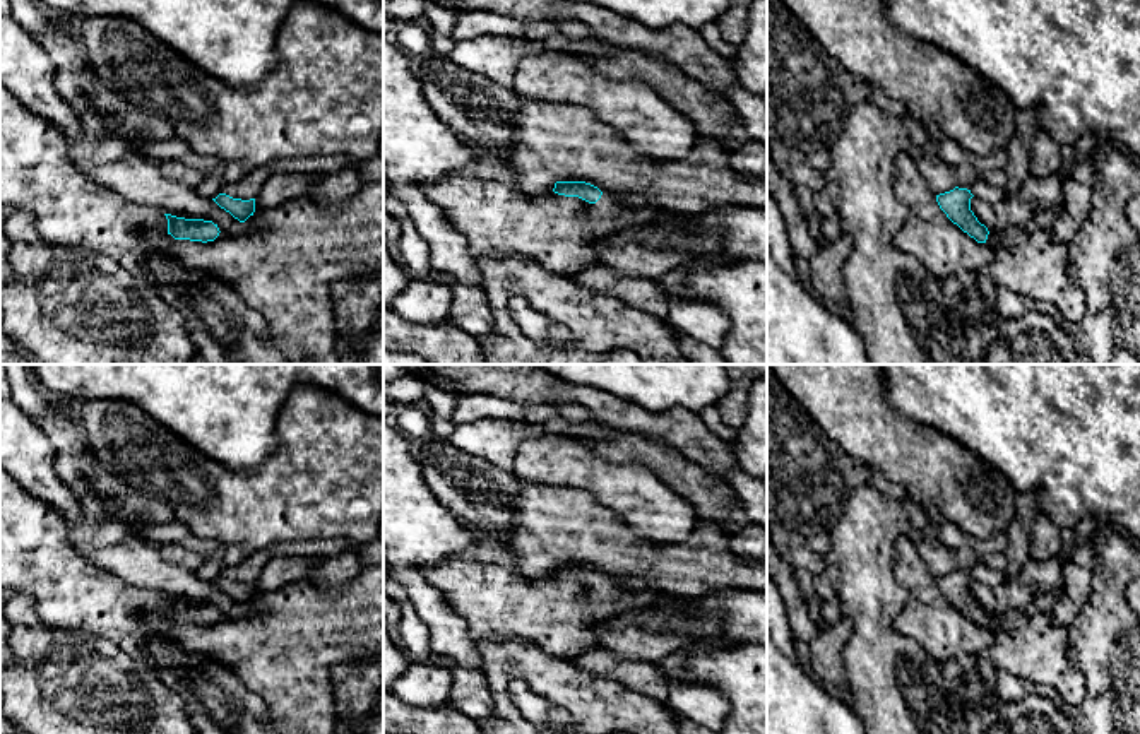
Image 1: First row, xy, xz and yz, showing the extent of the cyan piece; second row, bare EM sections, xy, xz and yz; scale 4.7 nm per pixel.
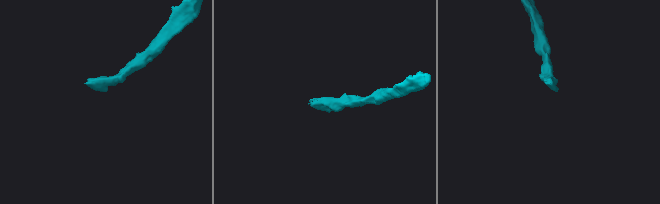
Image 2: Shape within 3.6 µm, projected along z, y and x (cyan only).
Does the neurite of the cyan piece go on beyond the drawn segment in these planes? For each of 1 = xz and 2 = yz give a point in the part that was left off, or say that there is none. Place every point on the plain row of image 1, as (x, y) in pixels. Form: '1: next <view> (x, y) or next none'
1: next xz (564, 618)
2: next yz (1026, 644)

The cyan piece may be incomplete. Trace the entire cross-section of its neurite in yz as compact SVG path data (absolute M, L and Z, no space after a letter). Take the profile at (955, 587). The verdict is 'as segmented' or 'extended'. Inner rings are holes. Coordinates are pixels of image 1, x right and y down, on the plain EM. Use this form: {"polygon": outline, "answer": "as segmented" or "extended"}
{"polygon": "M955 570L936 578L936 585L953 607L991 631L986 657L996 671L1054 688L1065 703L1078 705L1085 679L1068 660L1066 628L1054 626L1051 613L1008 609L989 614L971 594L972 580L971 573Z", "answer": "extended"}

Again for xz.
{"polygon": "M452 558L443 565L421 568L423 577L445 594L452 609L466 621L474 642L524 640L563 660L573 660L594 647L604 628L620 616L656 602L657 595L620 589L585 565L556 565L549 578L529 578L515 568Z", "answer": "extended"}

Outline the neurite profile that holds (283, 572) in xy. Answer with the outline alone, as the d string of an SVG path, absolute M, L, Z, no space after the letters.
M276 556L255 580L255 594L272 594L310 582L313 571L324 559Z

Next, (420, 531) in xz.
M383 423L383 551L387 573L404 587L413 609L426 624L431 652L450 659L459 667L481 671L483 659L466 621L452 609L445 594L421 573L423 568L460 558L474 546L476 532L452 515L428 486L423 465L411 453L409 438L401 429Z

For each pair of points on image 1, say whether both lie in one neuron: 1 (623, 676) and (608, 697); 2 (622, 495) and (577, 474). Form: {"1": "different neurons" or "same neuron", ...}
{"1": "different neurons", "2": "same neuron"}

